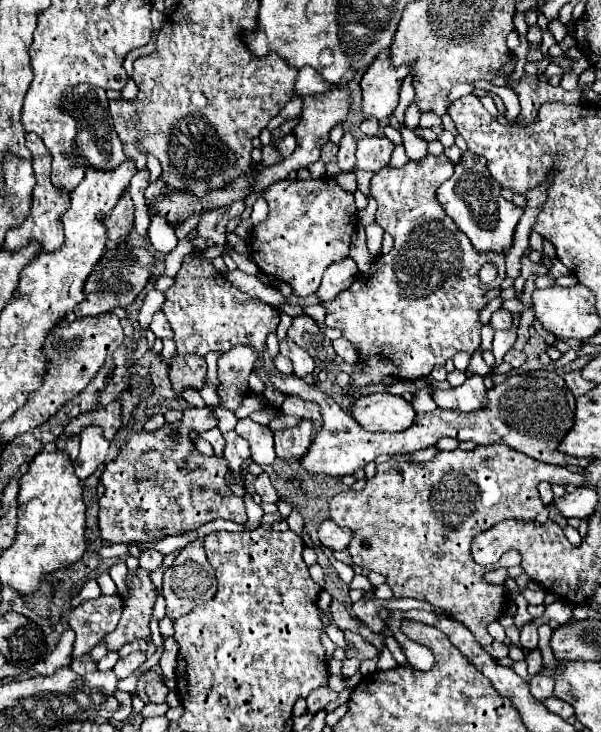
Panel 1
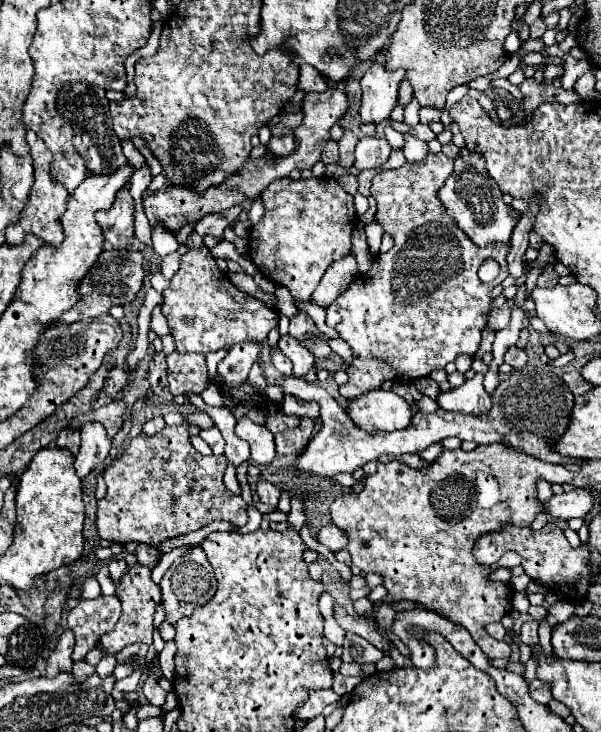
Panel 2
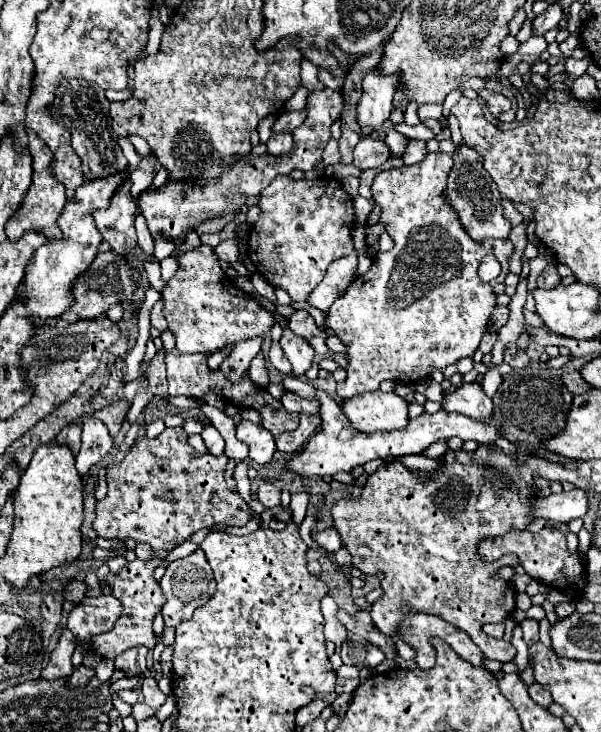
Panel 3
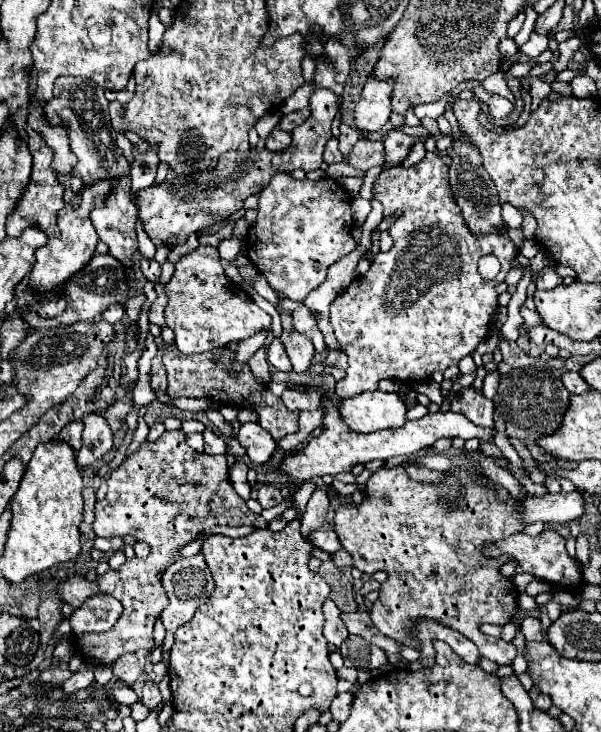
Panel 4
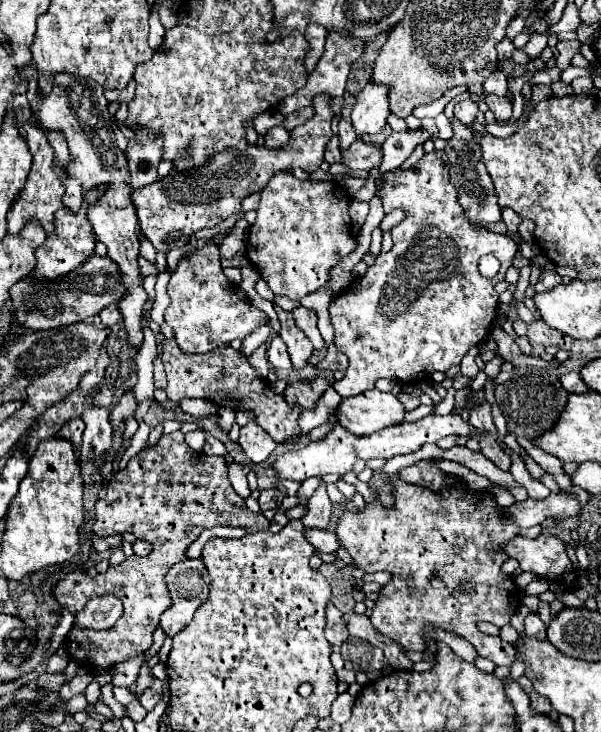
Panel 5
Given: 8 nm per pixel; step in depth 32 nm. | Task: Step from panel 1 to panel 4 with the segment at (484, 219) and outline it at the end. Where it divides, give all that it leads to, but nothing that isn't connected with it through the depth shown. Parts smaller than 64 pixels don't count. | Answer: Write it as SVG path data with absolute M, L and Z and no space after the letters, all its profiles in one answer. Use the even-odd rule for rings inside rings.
M462 134L462 138L454 142L454 148L448 152L452 158L452 168L450 168L450 188L452 188L452 196L456 200L456 204L462 210L462 218L466 222L466 226L470 228L470 232L474 236L484 236L484 234L506 234L508 226L502 218L502 206L500 206L500 198L496 192L496 186L492 184L492 178L488 176L488 172L482 166L482 156L476 150L476 146L472 146L468 142L468 138Z

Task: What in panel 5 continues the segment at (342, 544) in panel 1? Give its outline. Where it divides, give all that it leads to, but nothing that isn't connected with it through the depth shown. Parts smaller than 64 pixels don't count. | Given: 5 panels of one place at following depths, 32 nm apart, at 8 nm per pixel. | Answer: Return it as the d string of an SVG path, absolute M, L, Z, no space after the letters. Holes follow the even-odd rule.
M312 528L312 530L308 530L308 532L304 534L304 538L306 538L316 550L326 552L326 554L334 554L334 552L338 552L338 548L340 548L336 534L330 532L330 530L316 530L316 528Z

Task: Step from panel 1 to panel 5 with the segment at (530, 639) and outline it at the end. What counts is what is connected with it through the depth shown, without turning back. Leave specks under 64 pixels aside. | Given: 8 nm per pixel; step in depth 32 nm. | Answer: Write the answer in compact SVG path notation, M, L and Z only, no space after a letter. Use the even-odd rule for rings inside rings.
M528 614L524 620L524 634L528 638L546 638L546 626L542 624L538 614Z

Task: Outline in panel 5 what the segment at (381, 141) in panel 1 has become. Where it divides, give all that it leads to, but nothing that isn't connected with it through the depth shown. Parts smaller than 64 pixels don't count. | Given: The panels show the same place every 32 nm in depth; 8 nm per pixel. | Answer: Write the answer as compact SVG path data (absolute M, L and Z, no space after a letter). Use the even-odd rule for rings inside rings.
M356 140L346 152L342 152L342 162L352 170L370 170L382 164L382 146L366 144L364 140Z

